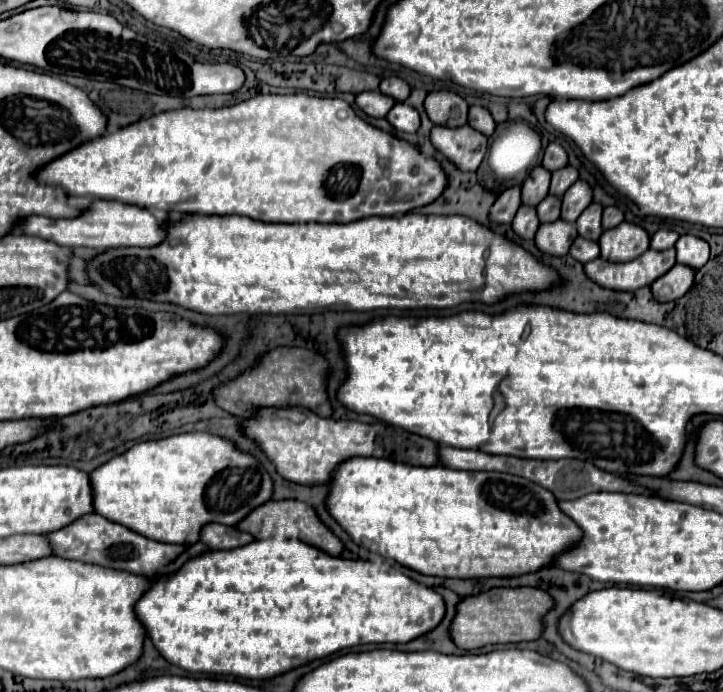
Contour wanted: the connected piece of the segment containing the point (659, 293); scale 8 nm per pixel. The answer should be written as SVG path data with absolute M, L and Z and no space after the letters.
M675 265L671 271L667 271L667 275L659 277L651 285L651 293L659 303L675 301L689 291L689 287L693 285L693 275L695 273L691 273L687 267Z

